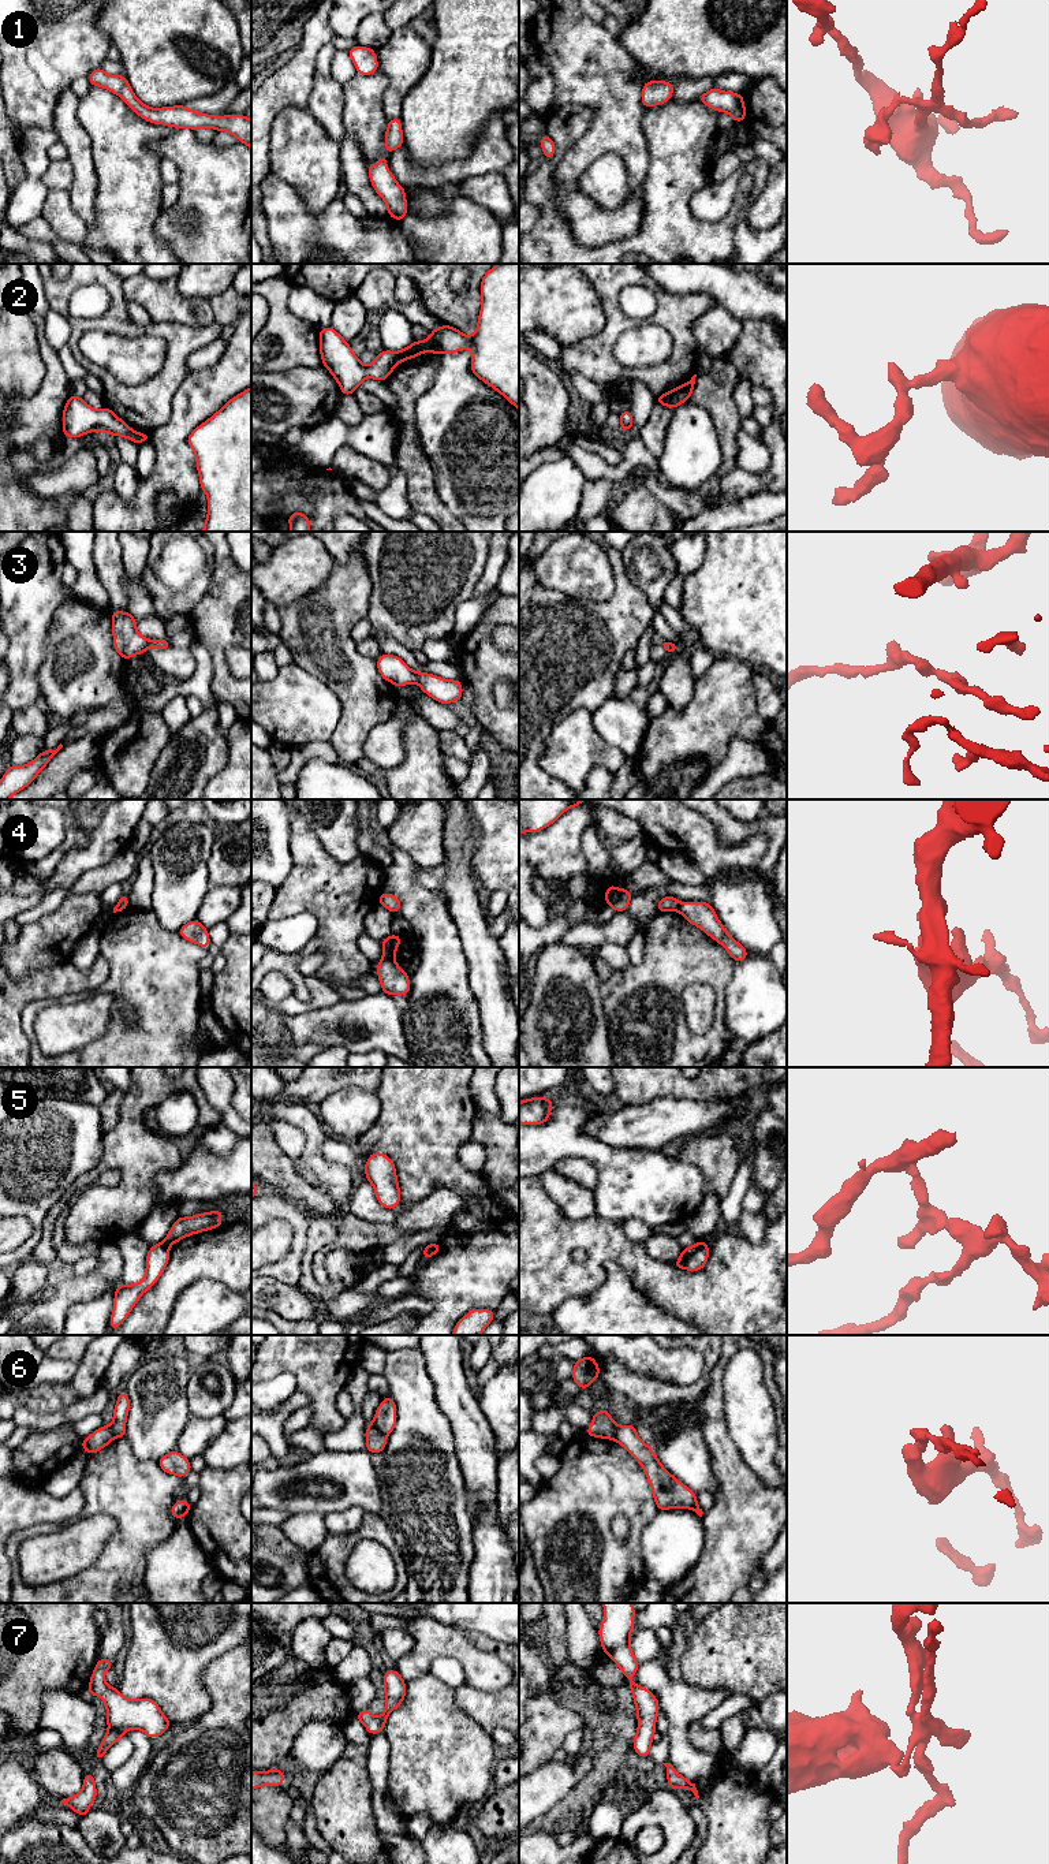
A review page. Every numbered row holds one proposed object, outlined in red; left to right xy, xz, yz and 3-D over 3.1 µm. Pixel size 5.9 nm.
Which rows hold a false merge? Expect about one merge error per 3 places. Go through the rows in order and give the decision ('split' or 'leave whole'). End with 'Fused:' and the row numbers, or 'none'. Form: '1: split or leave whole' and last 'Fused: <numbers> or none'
1: leave whole
2: leave whole
3: leave whole
4: split
5: split
6: split
7: leave whole
Fused: 4, 5, 6

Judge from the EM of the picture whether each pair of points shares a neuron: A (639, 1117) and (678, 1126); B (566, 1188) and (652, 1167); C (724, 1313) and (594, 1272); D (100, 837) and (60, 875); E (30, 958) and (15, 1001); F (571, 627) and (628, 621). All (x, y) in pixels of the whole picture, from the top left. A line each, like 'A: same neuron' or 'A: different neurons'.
A: same neuron
B: different neurons
C: same neuron
D: same neuron
E: different neurons
F: same neuron

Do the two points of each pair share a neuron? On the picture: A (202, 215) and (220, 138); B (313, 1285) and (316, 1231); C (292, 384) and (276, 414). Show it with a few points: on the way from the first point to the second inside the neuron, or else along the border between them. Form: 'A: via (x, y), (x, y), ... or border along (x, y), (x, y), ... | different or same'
A: border along (236, 142), (228, 146), (215, 146), (211, 144) | different
B: via (308, 1271), (308, 1257), (313, 1245) | same
C: via (292, 391), (276, 407) | same

